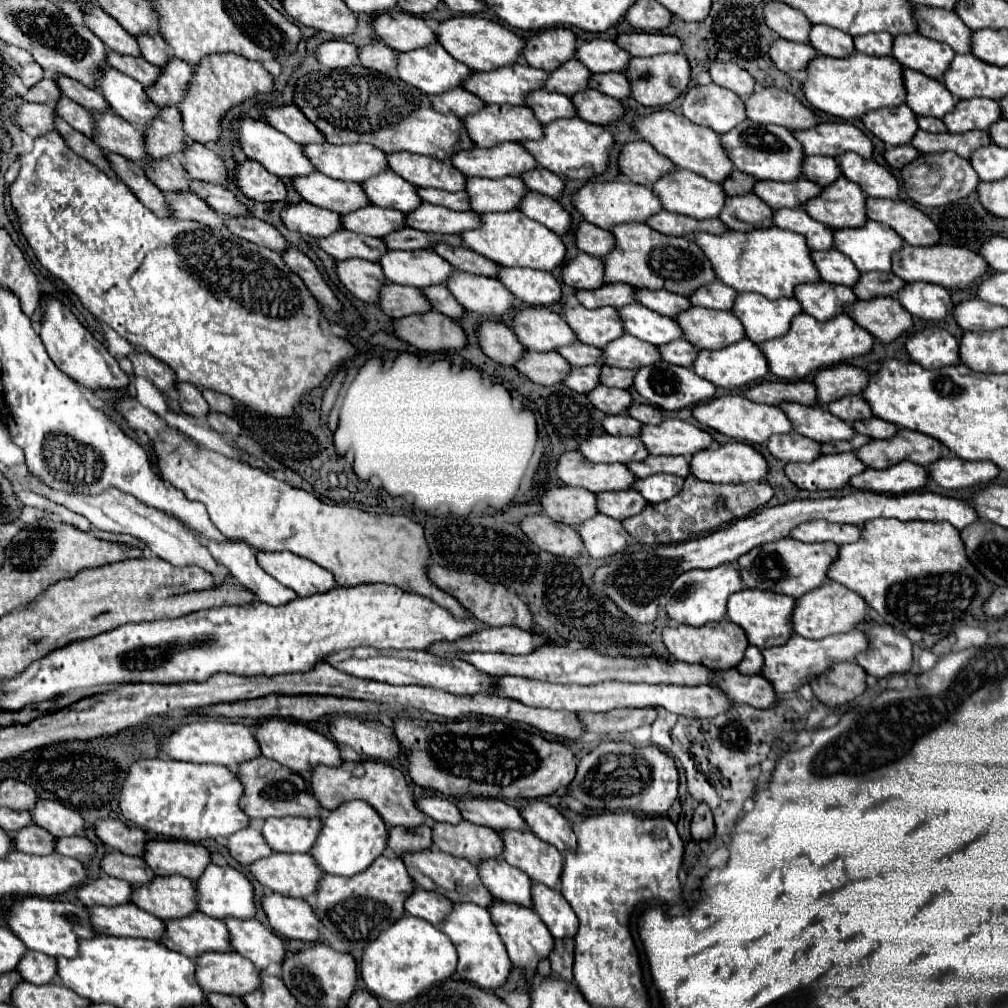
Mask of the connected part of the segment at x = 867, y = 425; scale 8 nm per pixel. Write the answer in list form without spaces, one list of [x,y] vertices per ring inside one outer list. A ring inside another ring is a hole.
[[[871,417],[871,419],[861,419],[853,423],[853,429],[857,433],[869,435],[871,439],[891,439],[893,435],[897,435],[899,427],[895,427],[895,423],[887,423],[879,417]]]

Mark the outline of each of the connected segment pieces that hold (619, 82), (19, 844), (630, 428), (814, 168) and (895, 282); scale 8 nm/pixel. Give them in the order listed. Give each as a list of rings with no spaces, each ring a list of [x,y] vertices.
[[[601,73],[593,75],[589,81],[591,89],[597,89],[605,95],[611,95],[615,99],[627,99],[631,97],[631,83],[623,73]]]
[[[29,825],[21,829],[15,837],[15,847],[21,853],[31,855],[51,855],[55,853],[55,837],[49,831],[43,831],[41,827]]]
[[[611,415],[611,417],[605,417],[603,427],[605,427],[605,431],[611,433],[611,435],[637,437],[643,425],[641,425],[639,421],[635,421],[635,419],[631,419],[629,415]]]
[[[825,155],[805,157],[803,173],[809,181],[813,181],[821,187],[827,187],[827,185],[835,183],[837,177],[843,177],[843,173],[839,171],[839,161],[835,157],[825,157]]]
[[[861,273],[859,283],[853,287],[859,299],[875,299],[875,297],[893,297],[907,283],[891,273]]]

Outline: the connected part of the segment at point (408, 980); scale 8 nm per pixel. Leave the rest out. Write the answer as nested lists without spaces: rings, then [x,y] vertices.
[[[405,913],[395,925],[391,925],[375,943],[371,943],[361,961],[361,977],[375,997],[383,997],[395,1003],[407,1003],[415,999],[419,993],[427,991],[435,983],[443,983],[455,973],[457,967],[457,951],[441,933],[439,927]]]

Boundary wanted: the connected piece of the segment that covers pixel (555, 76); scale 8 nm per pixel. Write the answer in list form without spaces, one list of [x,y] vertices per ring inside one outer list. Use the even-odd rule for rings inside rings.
[[[571,59],[563,63],[557,71],[549,73],[549,79],[545,81],[545,89],[573,97],[575,93],[587,89],[589,77],[591,71],[587,71],[587,67],[583,67],[583,63],[579,63],[577,59]]]

